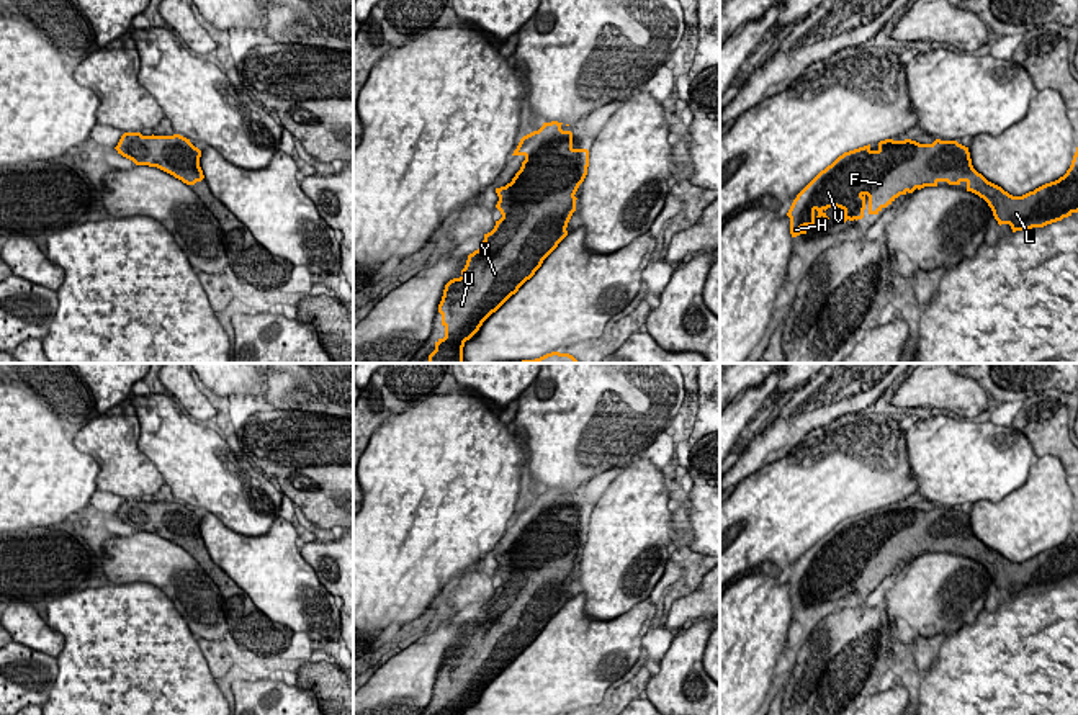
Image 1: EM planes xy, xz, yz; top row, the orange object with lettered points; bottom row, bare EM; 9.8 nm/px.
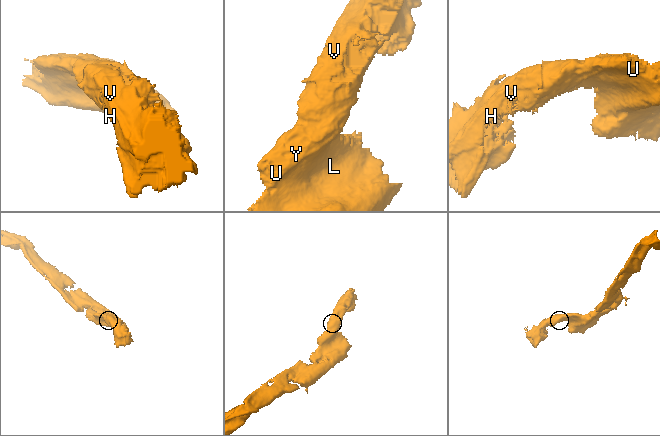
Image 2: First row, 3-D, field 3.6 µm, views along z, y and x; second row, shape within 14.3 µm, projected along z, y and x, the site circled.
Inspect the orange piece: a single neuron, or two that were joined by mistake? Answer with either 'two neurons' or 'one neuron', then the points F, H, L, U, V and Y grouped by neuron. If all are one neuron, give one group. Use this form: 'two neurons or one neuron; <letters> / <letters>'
one neuron; F H L U V Y

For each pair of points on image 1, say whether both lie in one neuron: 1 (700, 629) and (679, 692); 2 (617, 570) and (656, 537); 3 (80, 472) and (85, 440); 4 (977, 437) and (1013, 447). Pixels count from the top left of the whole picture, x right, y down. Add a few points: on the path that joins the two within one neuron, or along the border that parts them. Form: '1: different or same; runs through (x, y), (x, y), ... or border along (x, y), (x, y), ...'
1: same; runs through (689, 645), (682, 660), (681, 676)
2: same; runs through (627, 560), (646, 540)
3: different; border along (72, 444), (97, 463), (98, 490)
4: same; runs through (985, 445), (1005, 447)

